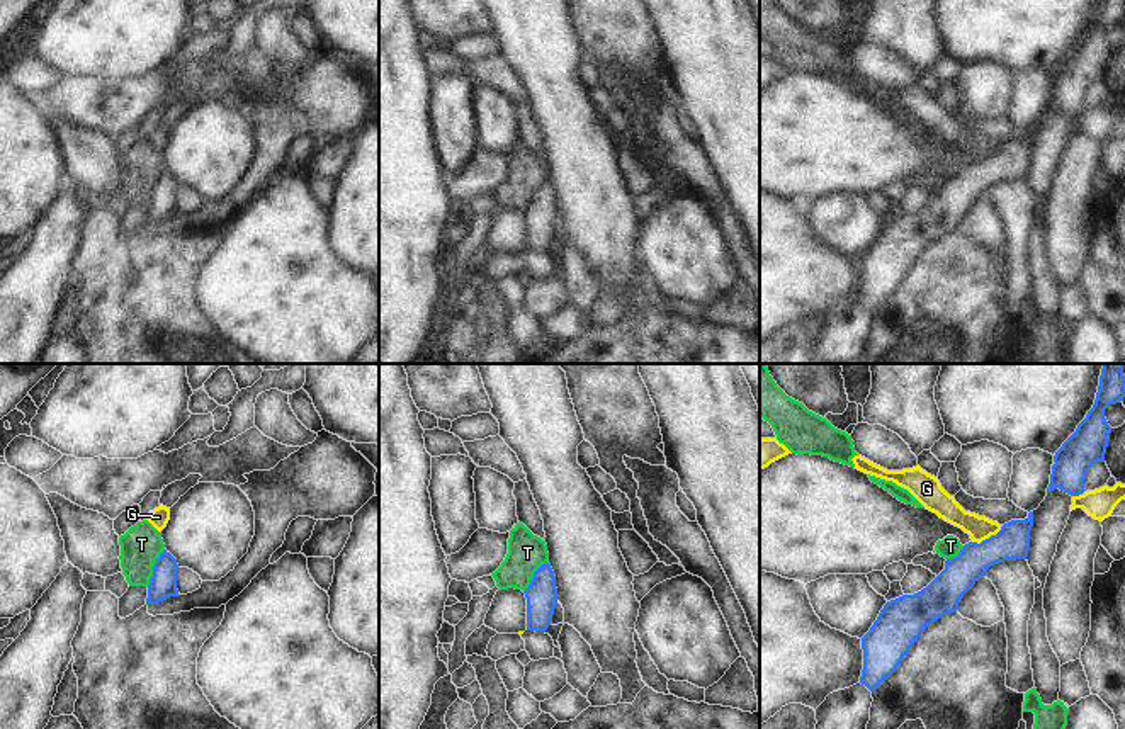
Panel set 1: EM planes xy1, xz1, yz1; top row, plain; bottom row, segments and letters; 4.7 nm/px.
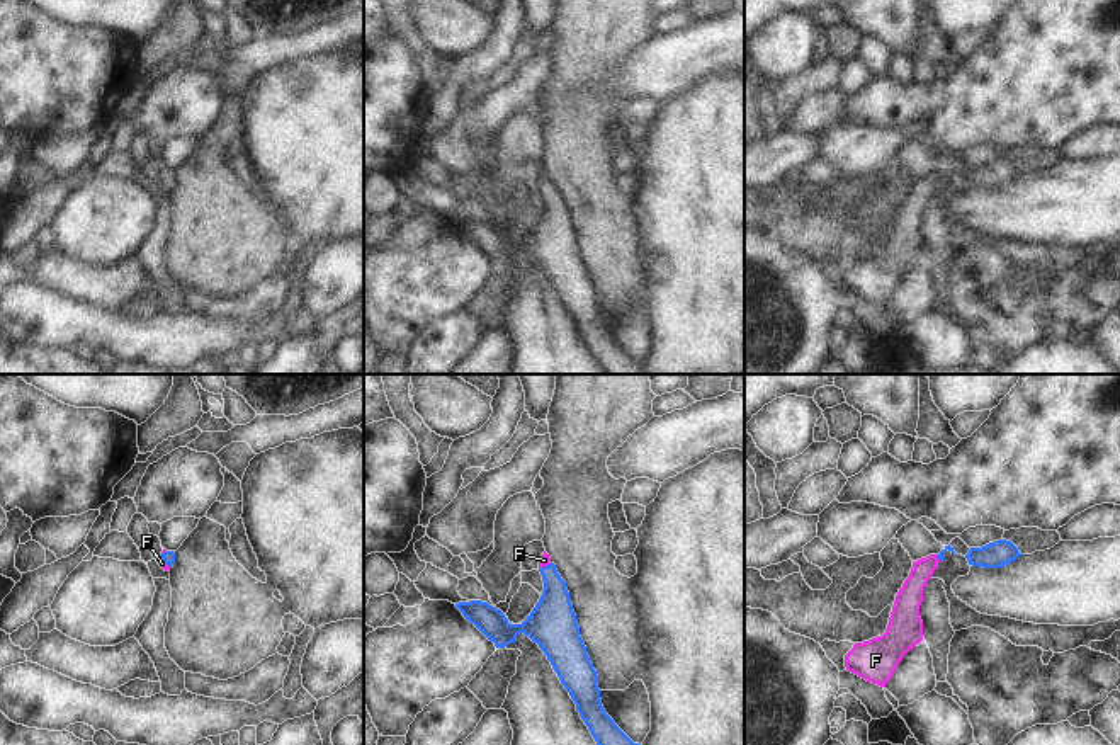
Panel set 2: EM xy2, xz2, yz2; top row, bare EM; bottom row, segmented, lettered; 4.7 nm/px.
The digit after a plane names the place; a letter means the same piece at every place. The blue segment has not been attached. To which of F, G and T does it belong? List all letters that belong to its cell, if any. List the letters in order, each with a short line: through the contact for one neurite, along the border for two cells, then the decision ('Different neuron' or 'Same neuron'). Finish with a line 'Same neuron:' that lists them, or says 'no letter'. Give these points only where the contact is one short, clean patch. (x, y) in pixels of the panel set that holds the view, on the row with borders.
F: Line: xy2 (169, 557), (162, 557), (162, 563). Same neuron
G: Different neuron
T: Line: xy1 (165, 549), (157, 559), (146, 585). Different neuron
Same neuron: F

